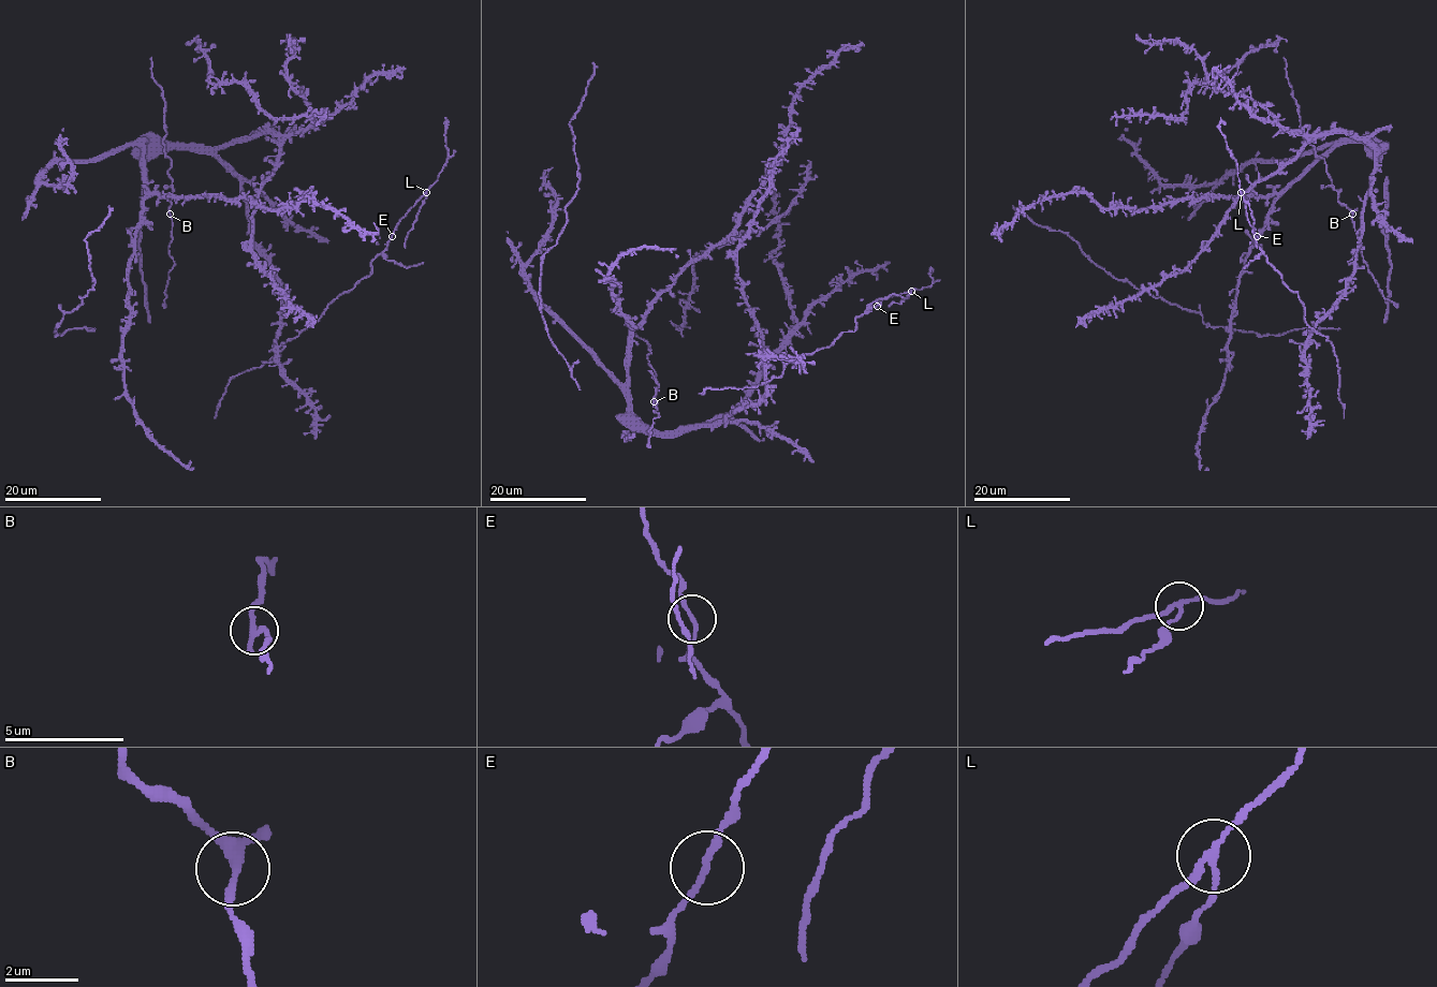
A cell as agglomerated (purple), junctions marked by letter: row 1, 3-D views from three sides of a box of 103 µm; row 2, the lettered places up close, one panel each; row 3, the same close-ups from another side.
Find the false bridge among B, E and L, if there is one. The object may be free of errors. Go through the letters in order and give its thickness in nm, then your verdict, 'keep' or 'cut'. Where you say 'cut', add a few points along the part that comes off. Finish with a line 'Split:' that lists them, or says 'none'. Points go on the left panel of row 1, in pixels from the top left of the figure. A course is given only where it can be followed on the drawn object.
B: calibre 200 nm; keep
E: calibre 150 nm; keep
L: calibre 150 nm; cut; course (427, 192), (405, 248)
Split: L

